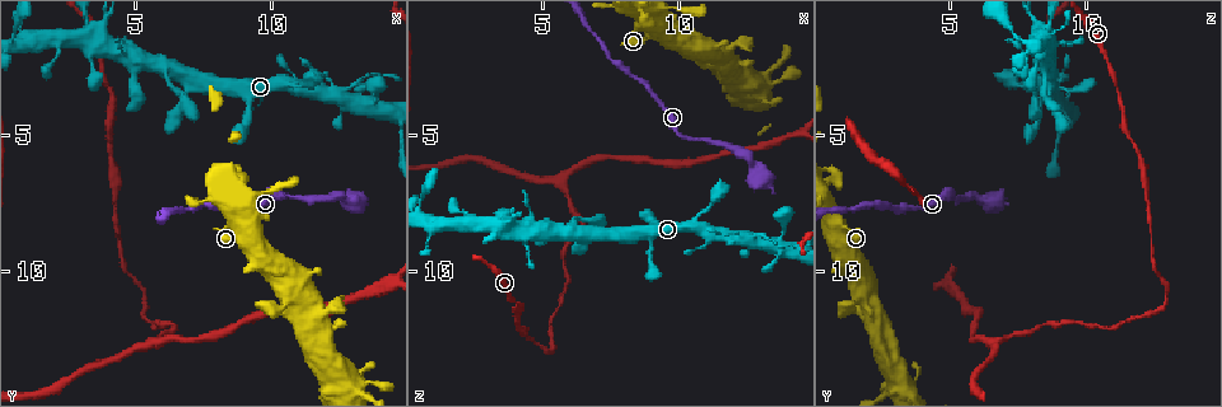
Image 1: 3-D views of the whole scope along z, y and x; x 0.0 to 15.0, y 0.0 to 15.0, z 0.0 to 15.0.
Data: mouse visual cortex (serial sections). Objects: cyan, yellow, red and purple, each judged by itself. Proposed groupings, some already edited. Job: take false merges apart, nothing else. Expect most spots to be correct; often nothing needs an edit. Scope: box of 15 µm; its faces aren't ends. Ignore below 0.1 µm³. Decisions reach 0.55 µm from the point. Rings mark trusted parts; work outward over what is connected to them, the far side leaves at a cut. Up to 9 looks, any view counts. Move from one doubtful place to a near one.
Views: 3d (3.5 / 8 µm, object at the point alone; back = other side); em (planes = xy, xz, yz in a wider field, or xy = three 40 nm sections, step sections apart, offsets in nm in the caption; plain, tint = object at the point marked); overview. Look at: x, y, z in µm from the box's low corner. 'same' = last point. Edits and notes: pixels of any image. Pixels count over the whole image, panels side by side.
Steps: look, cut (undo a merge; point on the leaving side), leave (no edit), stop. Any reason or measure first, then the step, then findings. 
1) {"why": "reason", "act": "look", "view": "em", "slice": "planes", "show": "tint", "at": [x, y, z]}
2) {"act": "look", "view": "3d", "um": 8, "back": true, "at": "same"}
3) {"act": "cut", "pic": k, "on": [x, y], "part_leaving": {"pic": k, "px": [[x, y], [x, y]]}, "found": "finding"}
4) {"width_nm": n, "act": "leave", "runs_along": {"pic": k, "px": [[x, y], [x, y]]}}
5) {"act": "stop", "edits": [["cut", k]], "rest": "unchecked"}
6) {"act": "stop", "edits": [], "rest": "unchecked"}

{"why": "a narrow waist", "act": "look", "view": "3d", "um": 8, "at": [10.6, 7.3, 5.1]}

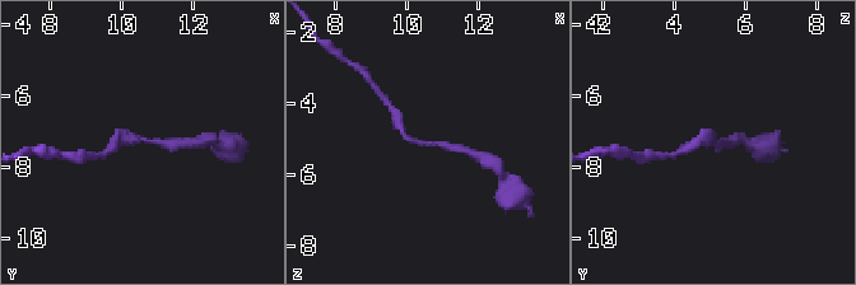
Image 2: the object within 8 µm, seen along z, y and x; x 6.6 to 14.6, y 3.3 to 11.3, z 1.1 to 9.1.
{"act": "look", "view": "3d", "um": 3.5, "at": [10.5, 7.2, 5.1]}

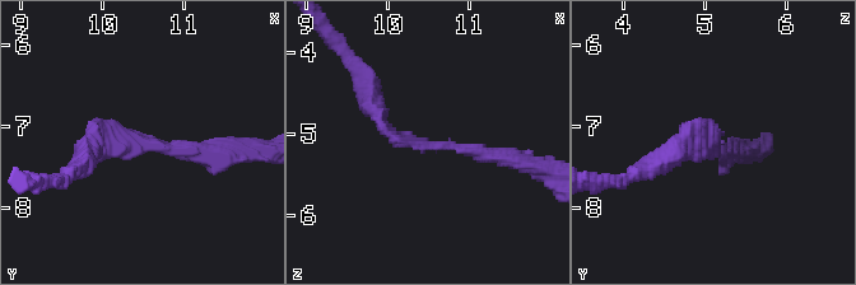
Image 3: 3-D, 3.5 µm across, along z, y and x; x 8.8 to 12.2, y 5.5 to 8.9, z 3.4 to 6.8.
{"arm_widths_nm": [200, 200], "act": "look", "view": "em", "slice": "xy", "step": 1, "show": "tint", "at": [10.55, 7.25, 5.15]}

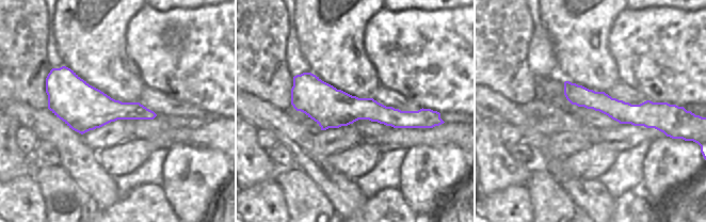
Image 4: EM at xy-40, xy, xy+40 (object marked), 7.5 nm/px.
{"act": "leave", "runs_along": {"pic": 3, "px": [[372, 103], [399, 139], [516, 162]]}, "found": "continuous, no second cell"}

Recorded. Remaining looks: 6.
{"why": "thick turns thin", "act": "look", "view": "3d", "um": 3.5, "at": [6.9, 3.8, 8.1]}

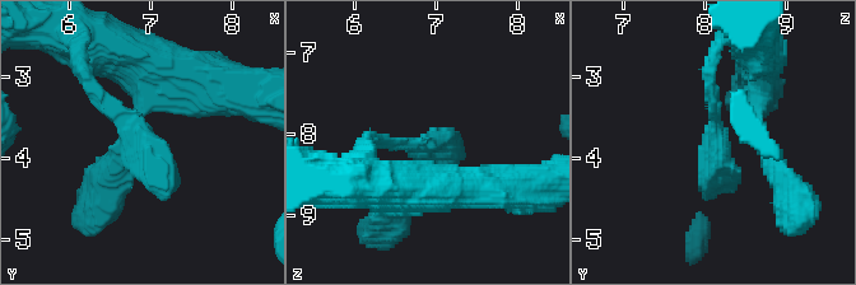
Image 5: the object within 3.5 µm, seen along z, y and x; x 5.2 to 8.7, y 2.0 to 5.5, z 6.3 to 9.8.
{"act": "leave", "runs_along": {"pic": 5, "px": [[83, 76], [142, 139], [168, 194]]}, "found": "all the same cell"}

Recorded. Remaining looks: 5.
{"why": "narrows sharply", "act": "look", "view": "3d", "um": 3.5, "at": [4.3, 8.7, 12.4]}

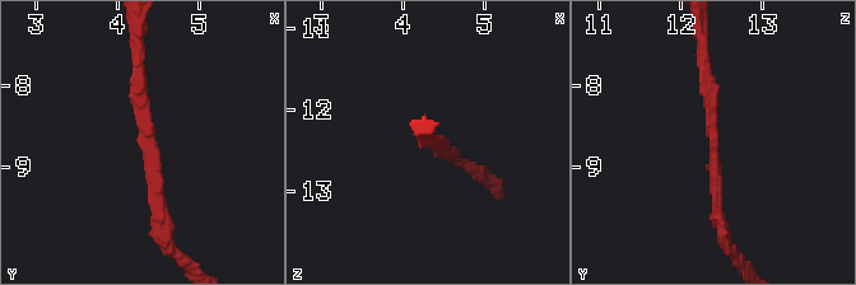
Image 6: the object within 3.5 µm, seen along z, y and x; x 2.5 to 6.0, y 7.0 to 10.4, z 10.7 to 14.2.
{"arm_widths_nm": [100, 150], "act": "leave", "found": "one cell here"}

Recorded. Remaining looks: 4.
{"why": "sharp bend", "act": "look", "view": "3d", "um": 3.5, "at": [6.4, 11.9, 8.4]}

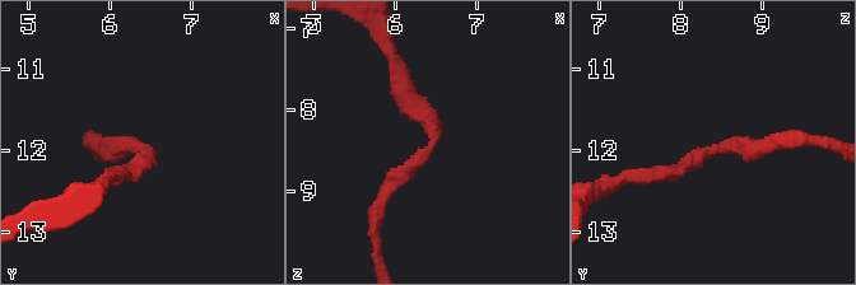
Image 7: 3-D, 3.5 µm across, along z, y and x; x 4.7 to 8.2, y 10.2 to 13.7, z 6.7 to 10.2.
{"arm_widths_nm": [200, 200], "act": "look", "view": "em", "slice": "xy", "step": 2, "show": "tint", "at": [6.45, 12.00, 8.30]}

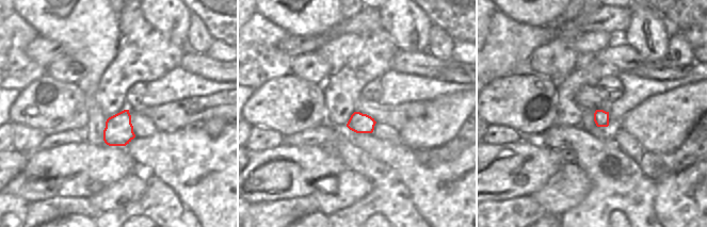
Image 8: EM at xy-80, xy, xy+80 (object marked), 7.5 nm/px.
{"act": "leave", "runs_along": {"pic": 7, "px": [[770, 140], [642, 176]]}, "found": "continuous, no second cell"}

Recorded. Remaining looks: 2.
{"act": "stop", "edits": [], "rest": "unchecked"}

